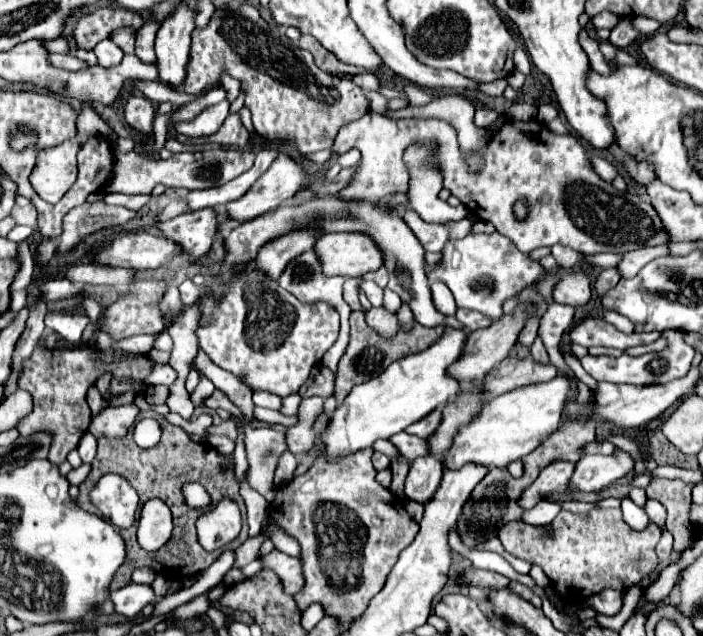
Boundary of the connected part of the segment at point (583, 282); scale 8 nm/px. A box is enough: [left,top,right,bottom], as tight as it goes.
[551,270,591,306]

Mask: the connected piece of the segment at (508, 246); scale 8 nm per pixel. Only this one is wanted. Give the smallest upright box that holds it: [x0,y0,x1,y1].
[427,232,547,322]

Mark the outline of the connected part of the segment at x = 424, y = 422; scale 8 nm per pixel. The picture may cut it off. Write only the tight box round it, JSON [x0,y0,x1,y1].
[407,408,443,438]

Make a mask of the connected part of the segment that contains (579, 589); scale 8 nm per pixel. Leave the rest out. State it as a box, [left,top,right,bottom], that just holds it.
[499,508,661,602]

